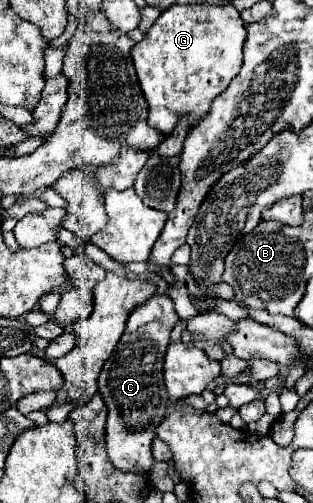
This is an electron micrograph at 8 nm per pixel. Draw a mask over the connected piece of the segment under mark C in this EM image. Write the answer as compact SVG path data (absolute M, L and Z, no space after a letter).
M153 295L143 301L143 305L131 311L125 333L99 375L99 395L109 411L105 429L107 455L115 469L123 473L149 475L153 469L155 459L151 453L151 443L157 437L157 425L167 415L169 403L163 387L163 357L177 319L173 301L167 295Z

